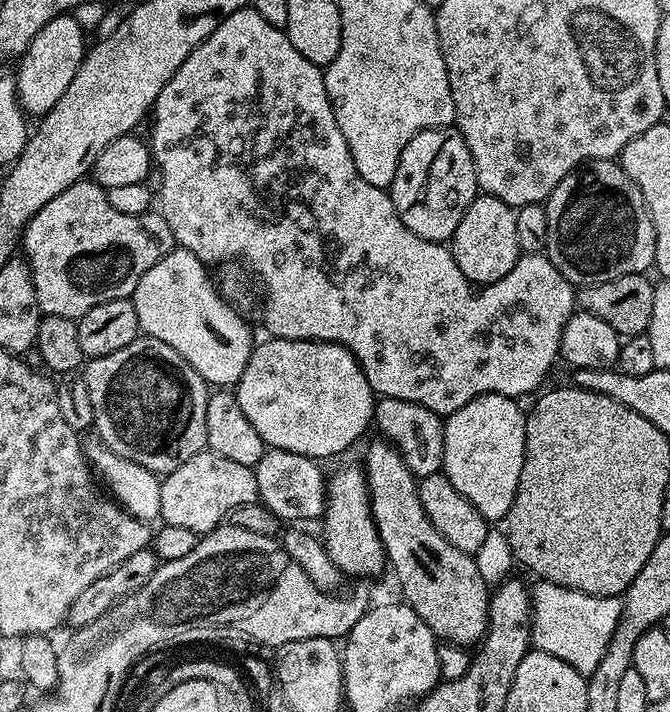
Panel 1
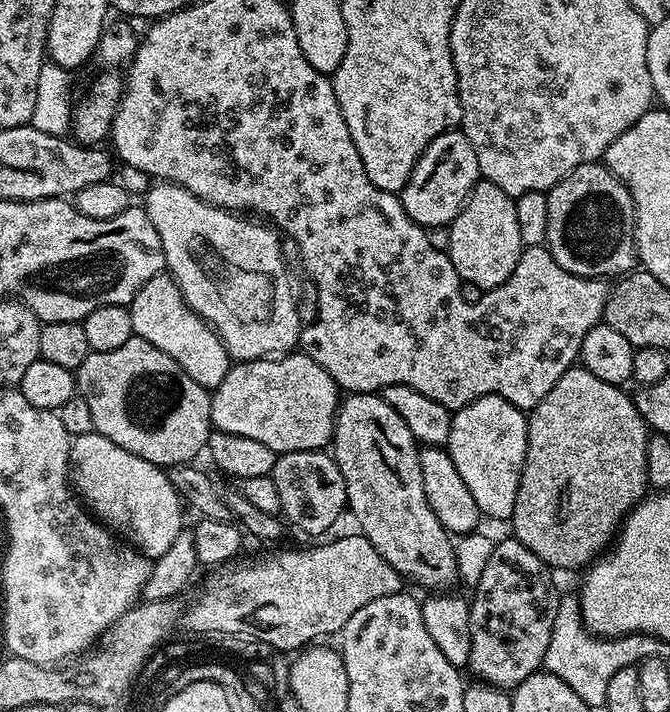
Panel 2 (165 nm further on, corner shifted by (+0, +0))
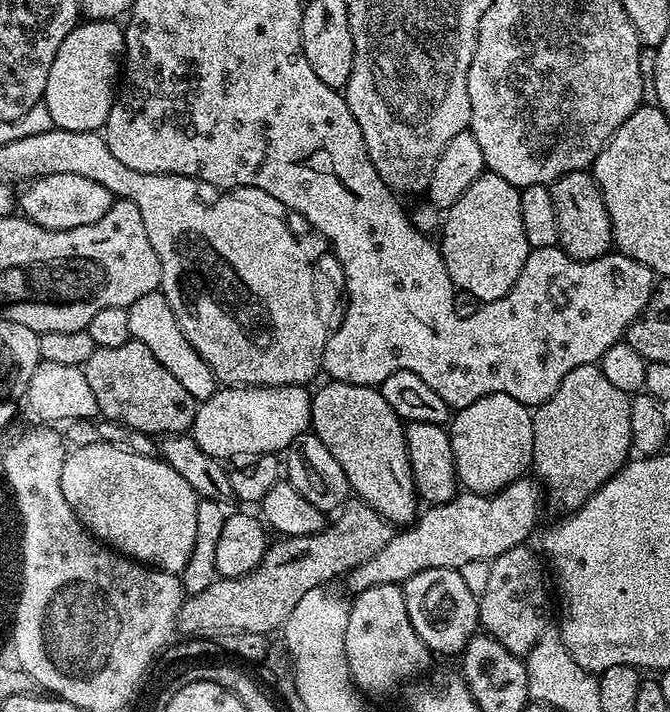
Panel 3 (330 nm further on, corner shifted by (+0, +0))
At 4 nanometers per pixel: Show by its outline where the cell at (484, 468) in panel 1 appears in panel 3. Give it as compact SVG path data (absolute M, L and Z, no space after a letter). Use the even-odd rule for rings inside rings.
M504 392L483 396L478 398L478 402L470 402L470 406L459 409L451 417L447 429L450 450L454 450L457 481L469 492L477 492L483 496L491 496L493 492L503 492L506 486L510 486L527 473L524 471L532 468L532 455L534 454L532 412Z

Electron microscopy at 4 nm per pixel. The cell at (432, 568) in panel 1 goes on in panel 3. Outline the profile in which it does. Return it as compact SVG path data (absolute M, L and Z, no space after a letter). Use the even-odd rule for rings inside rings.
M332 380L321 386L312 396L312 422L311 431L338 458L338 466L348 479L349 489L359 499L365 500L378 514L382 514L394 526L408 526L417 519L418 497L416 495L416 483L412 477L410 458L406 450L406 438L404 437L405 421L401 420L382 398L382 394L375 387L367 384L347 384L341 380Z

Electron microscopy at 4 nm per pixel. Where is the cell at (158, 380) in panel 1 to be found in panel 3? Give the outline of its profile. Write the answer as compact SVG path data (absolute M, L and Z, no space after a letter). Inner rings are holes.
M130 339L122 346L97 348L94 354L82 365L86 382L94 390L94 402L98 402L98 413L132 432L147 432L153 438L163 438L184 434L191 429L198 402L185 390L142 346L142 342Z

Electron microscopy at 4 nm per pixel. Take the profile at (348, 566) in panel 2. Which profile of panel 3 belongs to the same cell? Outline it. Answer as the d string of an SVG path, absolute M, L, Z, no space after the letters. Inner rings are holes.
M521 478L515 480L510 486L506 486L503 492L493 492L491 496L483 496L477 492L469 492L467 490L461 491L457 496L452 499L449 504L434 504L425 507L419 513L418 519L411 526L405 527L403 530L397 531L392 537L392 541L388 543L382 550L378 550L378 554L374 554L374 558L370 558L366 562L362 562L355 570L347 577L346 583L353 588L353 593L360 593L364 590L369 590L372 586L382 586L383 584L397 584L403 585L406 580L411 578L412 575L418 574L424 570L438 570L439 568L453 568L459 569L466 565L466 562L475 562L487 560L494 561L500 554L506 553L506 550L513 550L514 547L523 545L528 539L527 536L531 534L536 528L536 519L540 516L540 500L542 504L542 488L535 479L528 480L529 478Z

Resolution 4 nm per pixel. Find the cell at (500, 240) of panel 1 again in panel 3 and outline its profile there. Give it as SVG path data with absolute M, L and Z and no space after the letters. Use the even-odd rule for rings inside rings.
M484 171L469 186L466 194L462 194L462 198L458 198L458 202L447 209L442 220L443 230L444 237L438 240L440 256L444 259L445 272L461 293L469 292L476 302L487 302L502 298L512 289L514 282L518 282L518 274L522 274L522 266L530 249L526 242L526 230L522 230L520 189L506 182L506 178L498 178L498 174Z

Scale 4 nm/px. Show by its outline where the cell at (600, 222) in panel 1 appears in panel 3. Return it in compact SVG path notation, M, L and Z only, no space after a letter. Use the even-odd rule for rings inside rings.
M591 171L571 172L558 178L550 187L554 198L554 210L558 210L559 247L576 260L593 260L609 255L614 244L612 223L606 210L606 202L596 184L596 177Z

